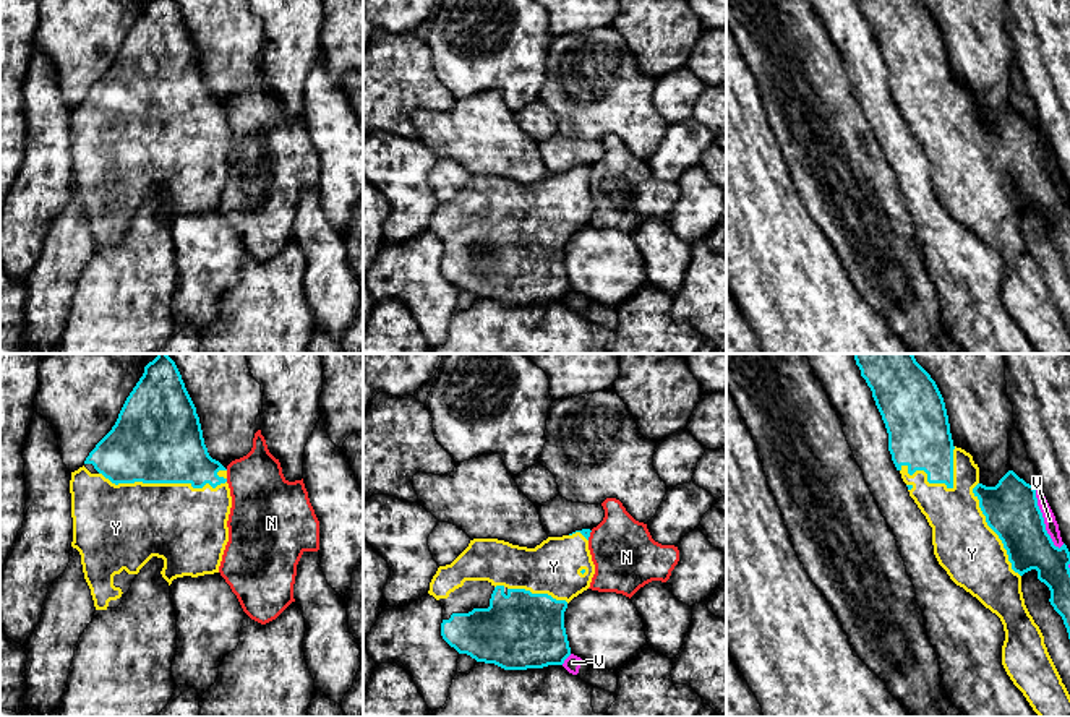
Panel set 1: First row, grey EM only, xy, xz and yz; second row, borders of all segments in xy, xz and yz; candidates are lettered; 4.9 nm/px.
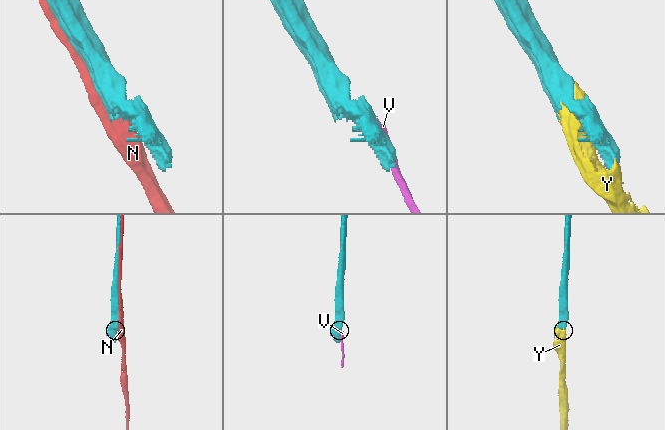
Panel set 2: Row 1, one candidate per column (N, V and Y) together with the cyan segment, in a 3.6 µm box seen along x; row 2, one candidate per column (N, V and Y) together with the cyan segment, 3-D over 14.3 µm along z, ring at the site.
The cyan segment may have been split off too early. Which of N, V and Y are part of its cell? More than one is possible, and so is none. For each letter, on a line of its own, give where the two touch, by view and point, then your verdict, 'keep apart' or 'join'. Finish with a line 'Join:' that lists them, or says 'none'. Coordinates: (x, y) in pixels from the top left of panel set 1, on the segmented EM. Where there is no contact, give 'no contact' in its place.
N: contact xz (589, 536); keep apart
V: contact yz (1043, 518); keep apart
Y: contact xy (162, 482); join
Join: Y

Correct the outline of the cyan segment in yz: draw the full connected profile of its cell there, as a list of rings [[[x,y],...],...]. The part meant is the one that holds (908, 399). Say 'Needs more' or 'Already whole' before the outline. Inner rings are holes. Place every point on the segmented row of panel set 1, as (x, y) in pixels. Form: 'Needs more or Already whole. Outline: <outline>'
Needs more. Outline: [[[854,354],[854,360],[885,423],[892,461],[901,474],[910,496],[932,527],[934,555],[939,565],[957,586],[1000,618],[1005,631],[1002,665],[1033,711],[1039,717],[1070,717],[1070,694],[1047,652],[1039,626],[1025,605],[1021,592],[1021,576],[1036,569],[1038,579],[1051,590],[1049,602],[1062,616],[1070,639],[1070,552],[1065,543],[1060,548],[1055,547],[1047,534],[1034,487],[1013,470],[1008,470],[995,487],[986,487],[979,482],[979,467],[973,456],[953,444],[945,402],[935,381],[916,362],[913,354]]]

